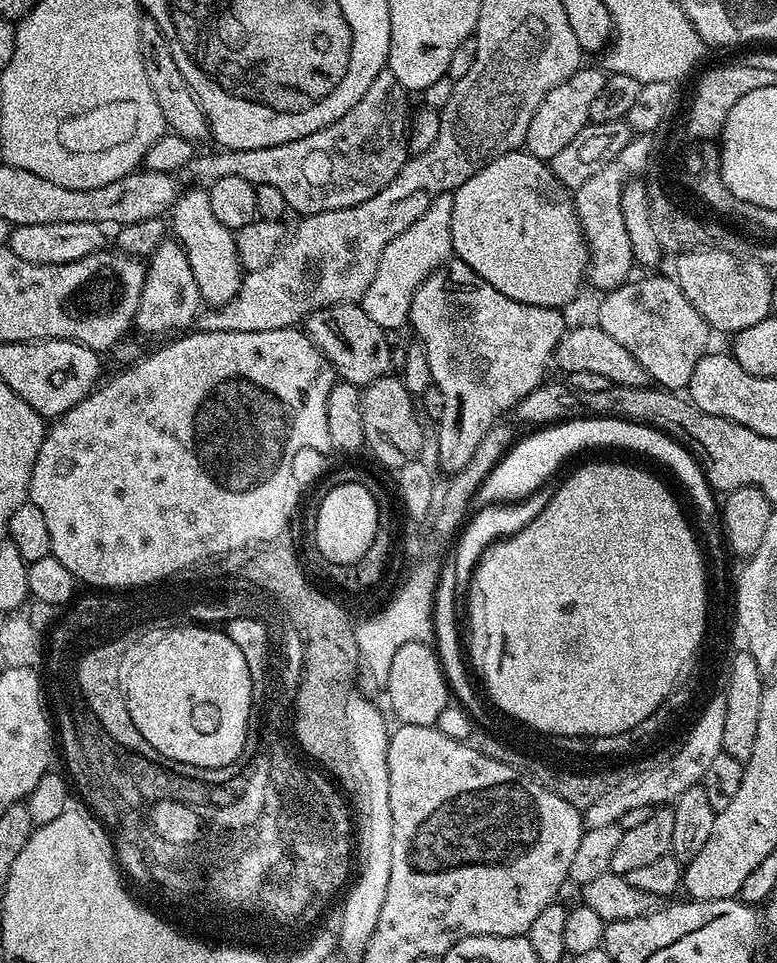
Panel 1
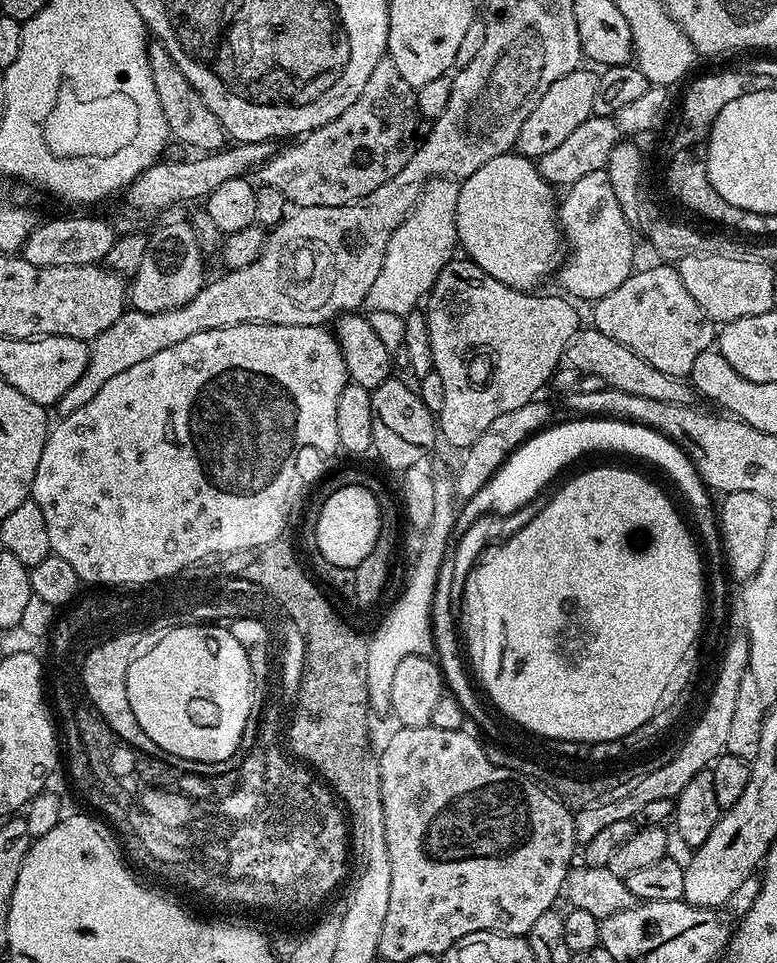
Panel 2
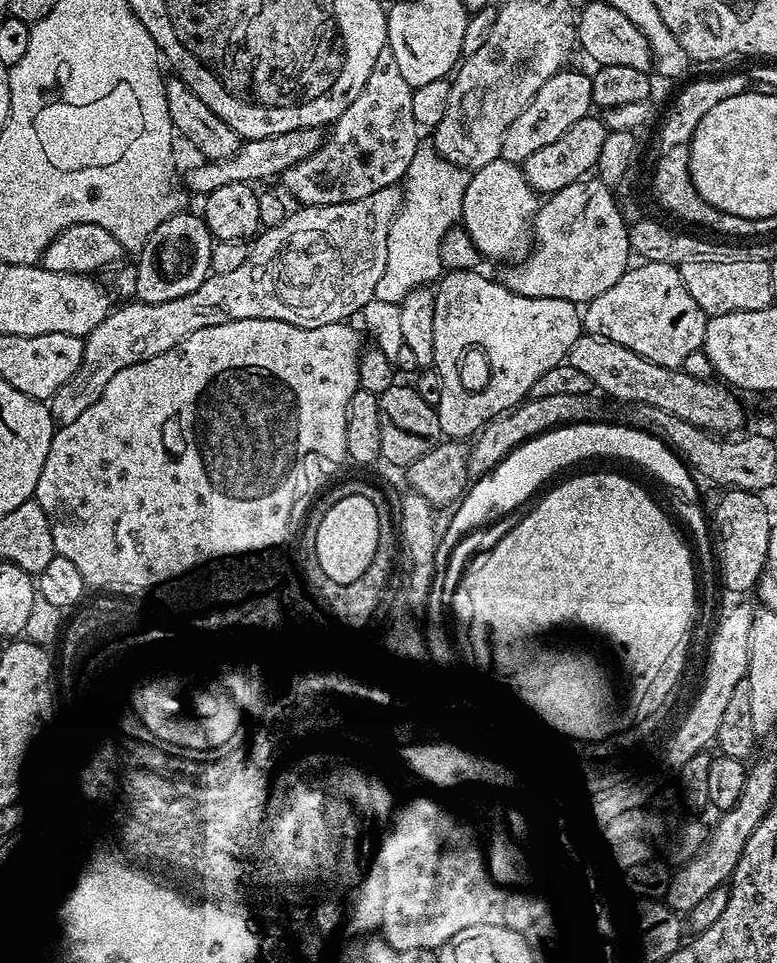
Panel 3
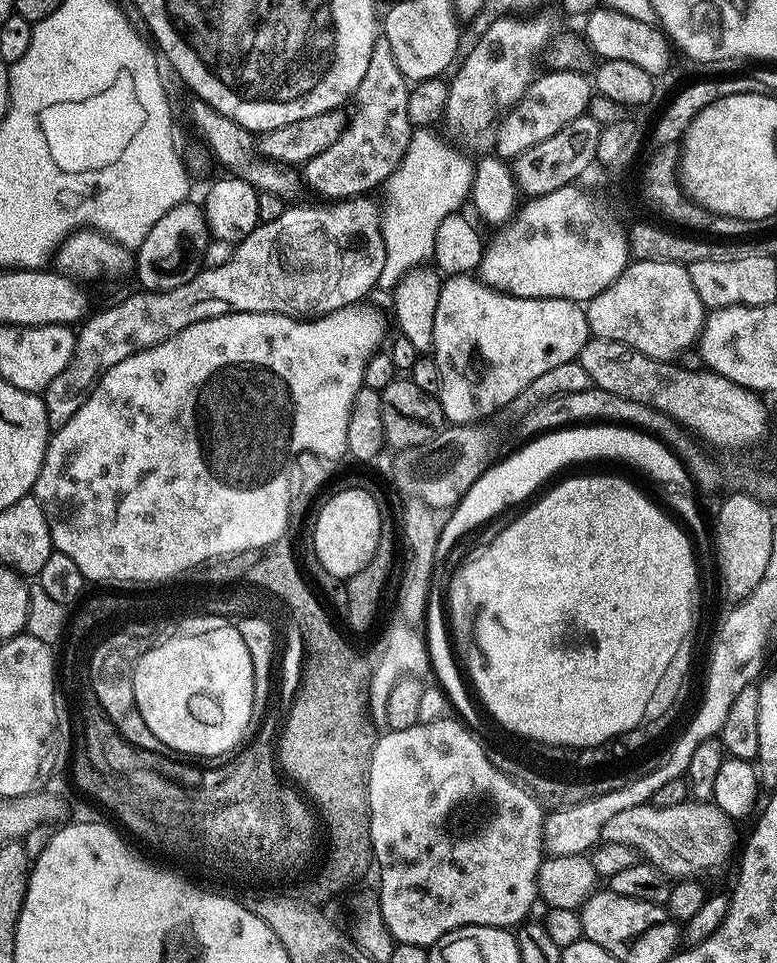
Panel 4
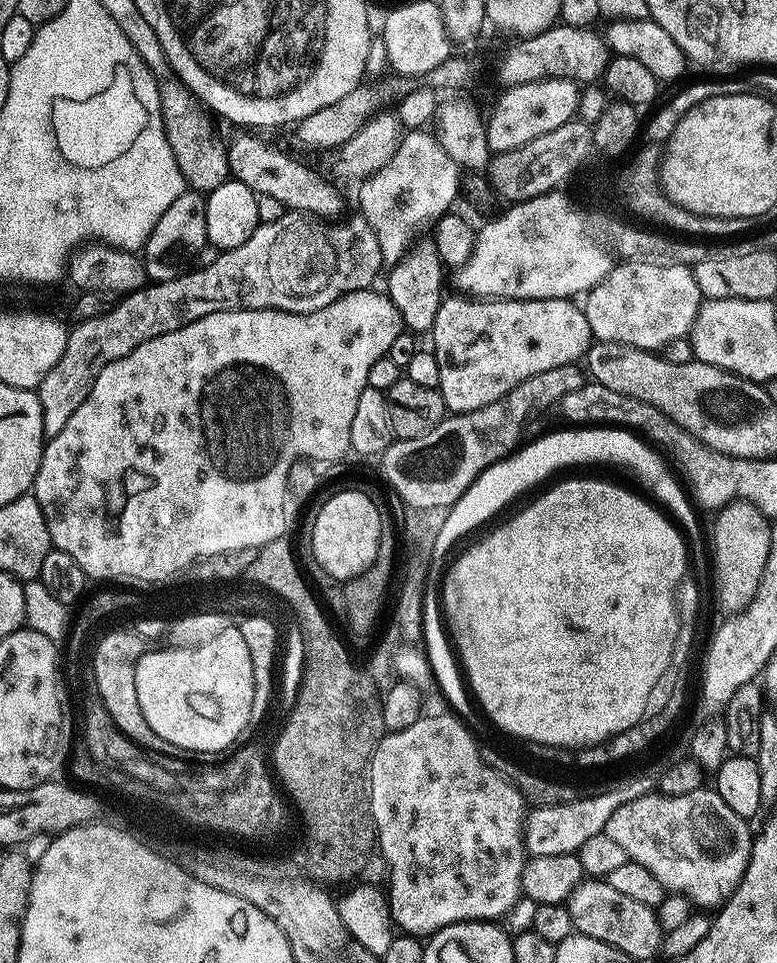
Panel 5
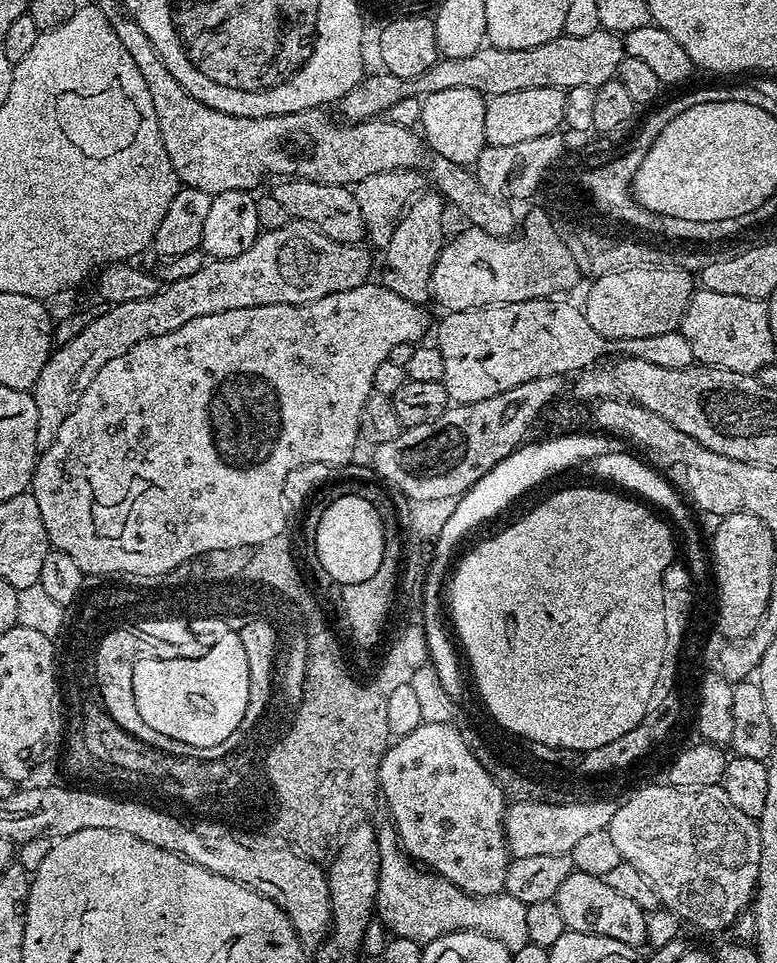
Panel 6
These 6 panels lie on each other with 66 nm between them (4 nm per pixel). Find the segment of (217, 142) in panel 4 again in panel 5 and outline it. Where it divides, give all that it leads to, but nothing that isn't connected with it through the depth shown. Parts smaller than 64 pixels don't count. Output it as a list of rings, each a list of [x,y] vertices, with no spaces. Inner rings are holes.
[[[244,134],[228,149],[228,169],[231,175],[241,180],[250,190],[257,194],[270,194],[278,198],[282,206],[290,212],[302,212],[305,216],[315,216],[325,222],[335,221],[344,212],[344,196],[324,177],[319,176],[312,168],[299,164],[280,149],[259,140],[259,135]]]

